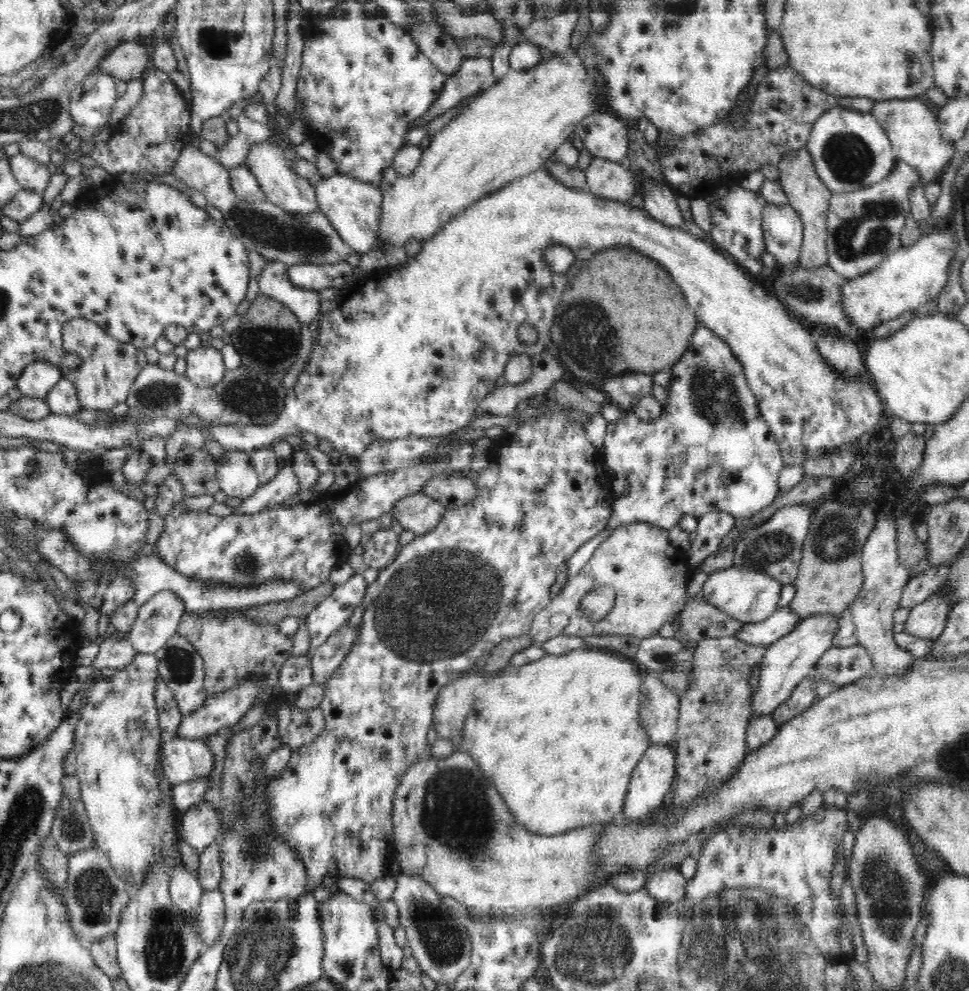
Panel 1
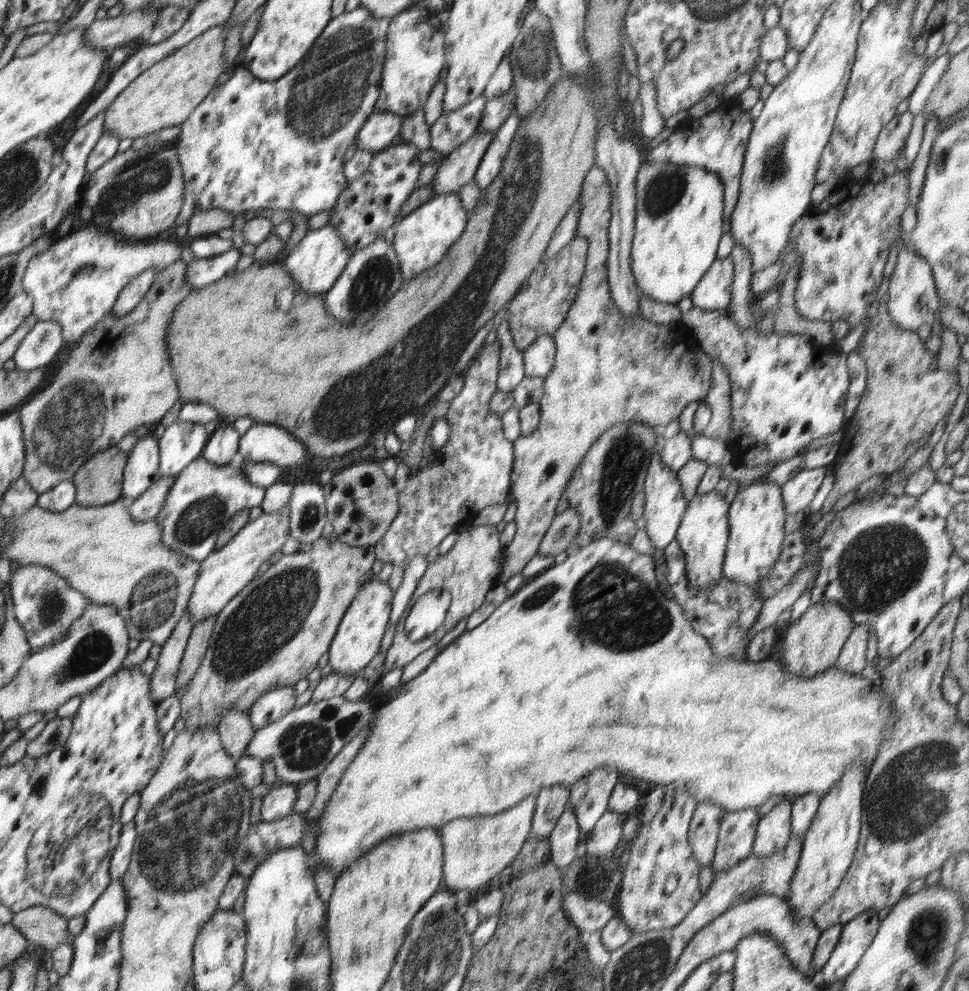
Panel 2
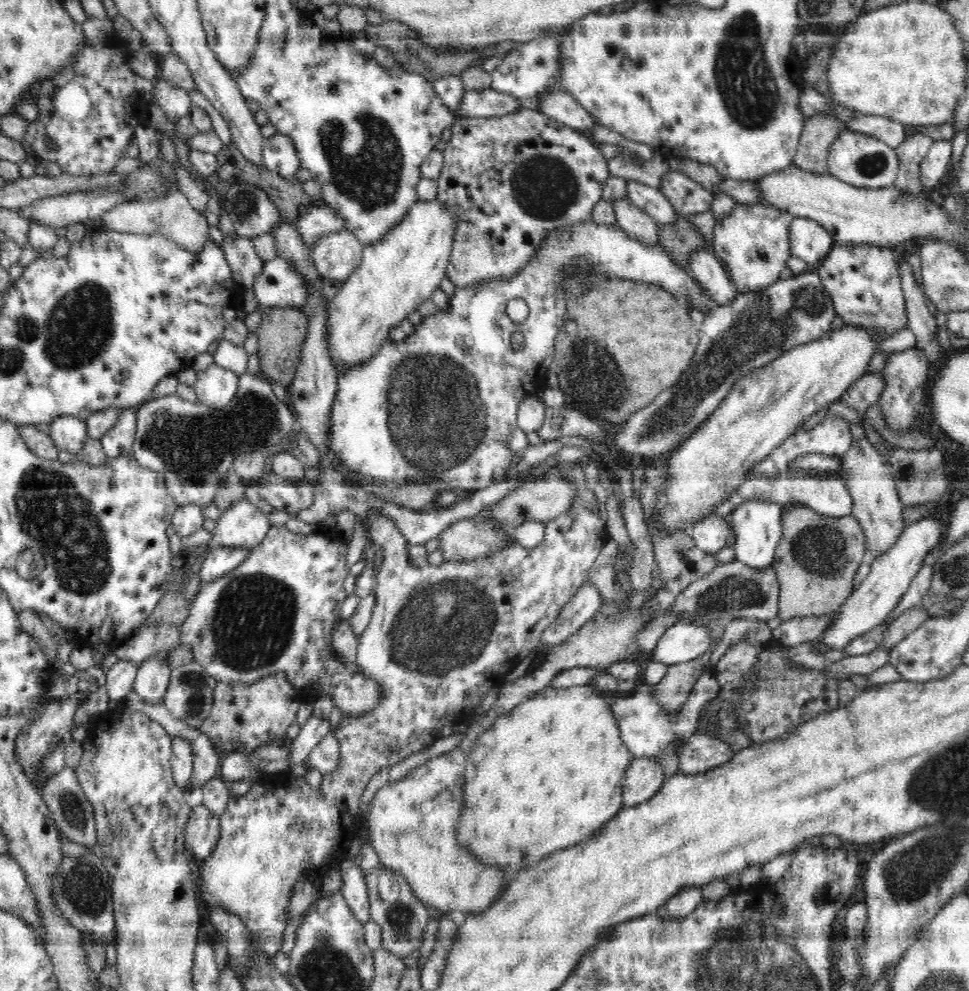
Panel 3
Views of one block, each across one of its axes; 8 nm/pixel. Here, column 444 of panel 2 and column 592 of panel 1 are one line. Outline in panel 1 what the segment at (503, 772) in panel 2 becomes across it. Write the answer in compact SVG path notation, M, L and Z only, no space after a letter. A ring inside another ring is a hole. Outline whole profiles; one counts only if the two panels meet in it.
M589 647L568 652L564 656L548 654L542 660L536 660L532 664L510 665L508 668L500 669L487 680L482 698L474 702L472 710L467 714L463 728L462 750L472 756L484 775L490 776L490 780L494 782L496 790L504 798L510 812L528 831L552 836L598 823L610 824L616 814L623 812L632 772L645 750L651 745L650 737L640 719L640 702L642 702L642 676L638 673L638 666L635 662Z

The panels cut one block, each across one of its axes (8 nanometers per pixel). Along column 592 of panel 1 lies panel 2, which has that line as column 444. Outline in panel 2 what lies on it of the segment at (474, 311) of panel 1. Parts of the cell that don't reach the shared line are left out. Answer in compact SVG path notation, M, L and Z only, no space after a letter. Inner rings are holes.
M448 193L432 196L430 200L399 221L395 225L393 248L398 256L403 280L412 280L417 274L444 259L450 248L460 240L468 217L469 213L462 206L458 193Z

